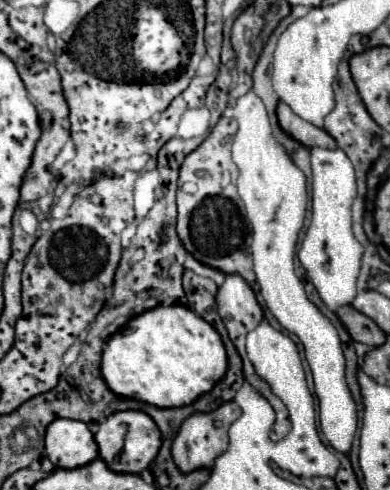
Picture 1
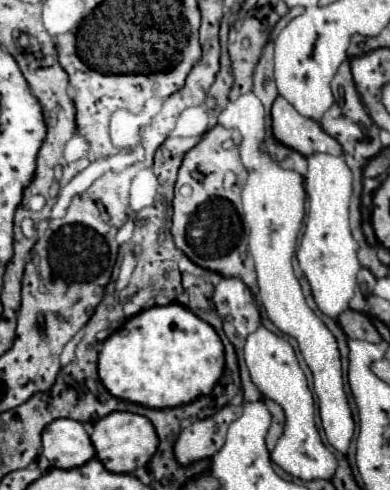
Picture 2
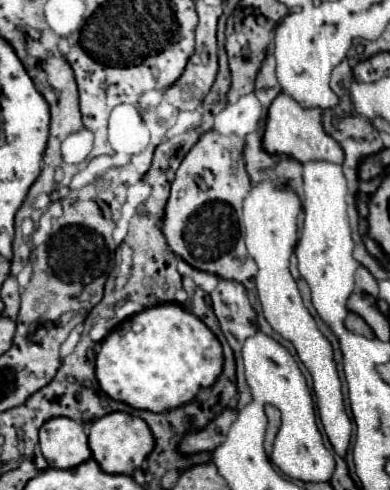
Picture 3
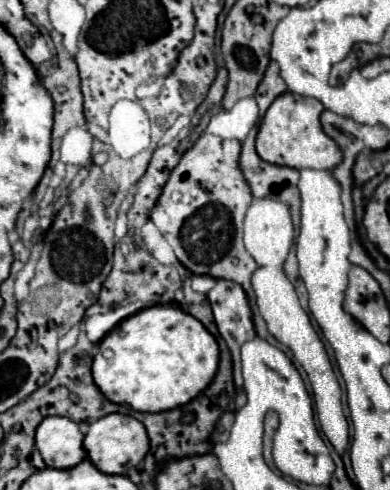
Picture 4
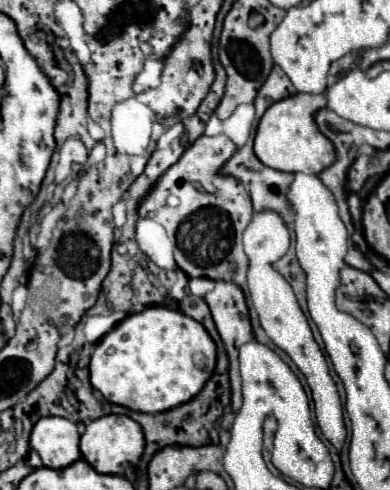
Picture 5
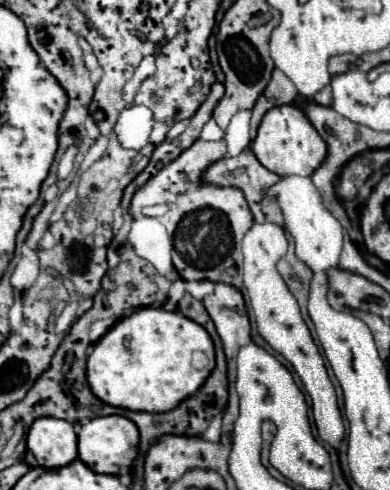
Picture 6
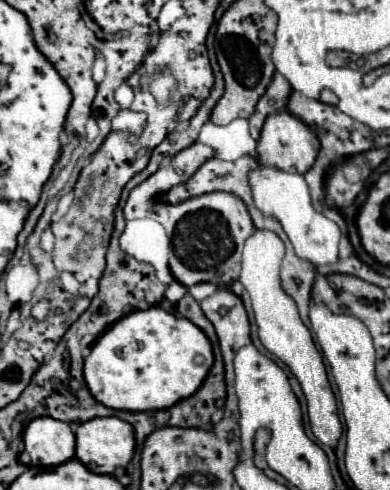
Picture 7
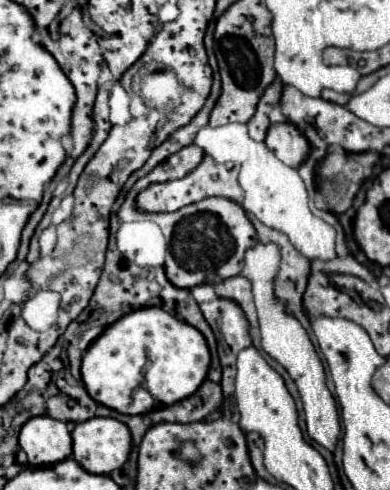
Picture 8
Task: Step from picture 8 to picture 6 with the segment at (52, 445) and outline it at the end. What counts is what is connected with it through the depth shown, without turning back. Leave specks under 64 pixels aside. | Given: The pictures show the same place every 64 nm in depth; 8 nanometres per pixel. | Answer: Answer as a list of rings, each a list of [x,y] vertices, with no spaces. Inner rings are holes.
[[[38,418],[28,432],[28,448],[42,468],[60,468],[78,458],[74,426],[60,418]]]

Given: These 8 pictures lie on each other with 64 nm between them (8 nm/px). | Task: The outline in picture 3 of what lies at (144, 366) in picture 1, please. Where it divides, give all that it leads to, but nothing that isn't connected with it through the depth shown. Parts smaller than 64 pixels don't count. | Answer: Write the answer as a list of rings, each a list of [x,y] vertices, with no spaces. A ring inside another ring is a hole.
[[[160,304],[126,318],[102,340],[96,356],[96,378],[114,400],[162,412],[194,400],[200,390],[212,386],[222,364],[222,344],[198,316],[180,304]]]

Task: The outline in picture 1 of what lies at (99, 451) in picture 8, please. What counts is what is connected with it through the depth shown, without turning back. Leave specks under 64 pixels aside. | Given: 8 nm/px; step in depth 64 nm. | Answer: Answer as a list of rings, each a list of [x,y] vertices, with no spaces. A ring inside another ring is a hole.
[[[124,410],[124,412],[116,412],[116,414],[108,416],[104,422],[100,422],[98,432],[96,432],[96,442],[100,446],[100,458],[114,472],[140,474],[156,458],[156,454],[162,446],[162,436],[160,436],[156,422],[148,414],[144,414],[140,410]]]

